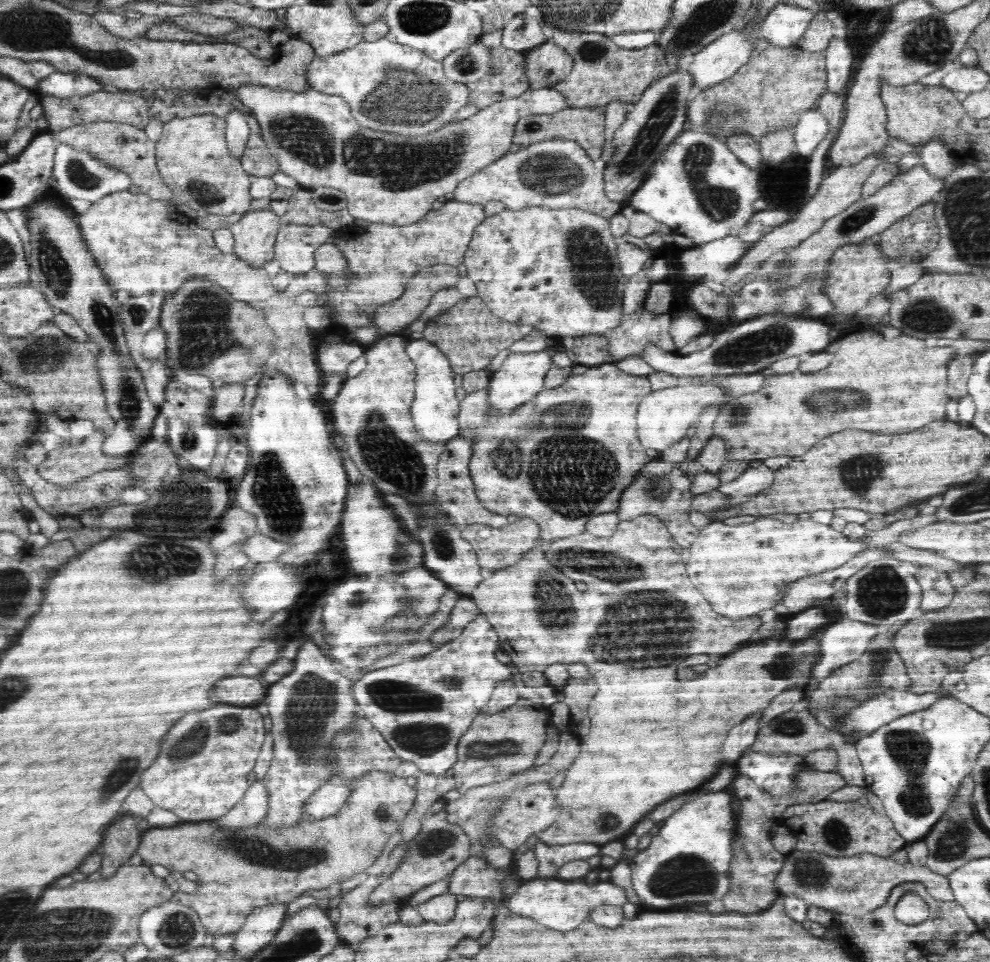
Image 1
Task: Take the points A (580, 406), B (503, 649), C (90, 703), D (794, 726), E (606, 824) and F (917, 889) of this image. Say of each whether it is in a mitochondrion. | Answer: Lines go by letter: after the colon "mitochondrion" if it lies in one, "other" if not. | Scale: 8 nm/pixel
A: mitochondrion
B: other
C: other
D: mitochondrion
E: other
F: other

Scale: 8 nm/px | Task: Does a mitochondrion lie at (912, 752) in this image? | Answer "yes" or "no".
yes

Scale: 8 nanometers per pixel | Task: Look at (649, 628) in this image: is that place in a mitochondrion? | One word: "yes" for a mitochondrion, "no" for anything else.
yes

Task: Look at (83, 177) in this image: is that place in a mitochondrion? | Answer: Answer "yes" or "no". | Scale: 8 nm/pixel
yes

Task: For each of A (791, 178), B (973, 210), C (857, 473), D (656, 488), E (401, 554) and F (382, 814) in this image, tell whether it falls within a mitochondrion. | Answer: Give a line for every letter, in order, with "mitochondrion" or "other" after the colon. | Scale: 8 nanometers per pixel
A: other
B: mitochondrion
C: mitochondrion
D: mitochondrion
E: mitochondrion
F: mitochondrion

